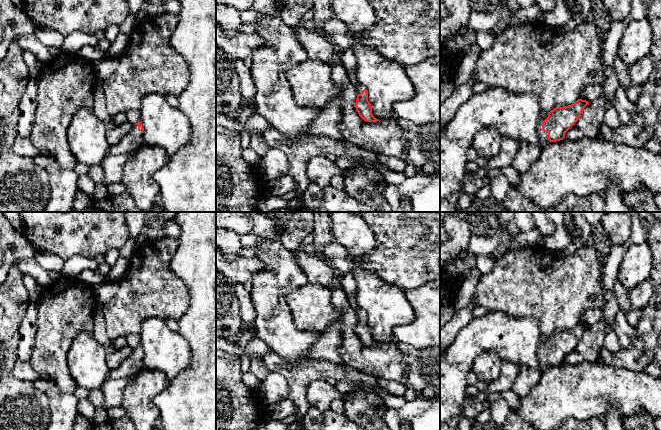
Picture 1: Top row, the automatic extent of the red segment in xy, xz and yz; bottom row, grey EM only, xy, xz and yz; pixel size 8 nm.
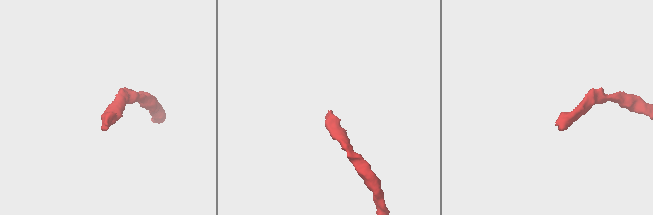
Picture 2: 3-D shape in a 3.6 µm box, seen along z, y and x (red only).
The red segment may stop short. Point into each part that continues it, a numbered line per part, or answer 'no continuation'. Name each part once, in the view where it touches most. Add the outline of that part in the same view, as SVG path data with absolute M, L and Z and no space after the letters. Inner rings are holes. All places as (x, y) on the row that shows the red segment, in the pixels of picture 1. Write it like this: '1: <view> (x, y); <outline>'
1: yz (543, 140); M540 122L537 127L537 135L539 138L537 146L542 149L549 143L549 140L547 138L548 133L542 130L542 122Z

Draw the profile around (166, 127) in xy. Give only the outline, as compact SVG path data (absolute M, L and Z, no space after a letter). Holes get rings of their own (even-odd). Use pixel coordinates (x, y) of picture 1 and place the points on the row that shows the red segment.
M147 94L140 104L140 119L144 131L142 145L163 148L172 157L191 138L188 118L172 107L164 96Z

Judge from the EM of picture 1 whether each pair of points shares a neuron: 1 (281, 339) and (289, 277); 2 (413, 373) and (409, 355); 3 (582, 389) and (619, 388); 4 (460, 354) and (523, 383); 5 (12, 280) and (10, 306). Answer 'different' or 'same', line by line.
1: same
2: same
3: same
4: different
5: same

